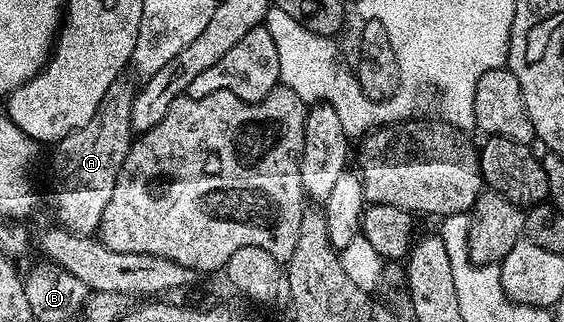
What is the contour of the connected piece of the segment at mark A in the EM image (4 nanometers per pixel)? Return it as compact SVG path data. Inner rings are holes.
M125 82L111 86L108 94L104 94L92 122L57 141L53 149L54 176L58 179L58 189L54 192L54 212L58 215L57 223L69 232L93 237L102 227L104 206L108 206L112 199L116 178L124 158L130 152L130 112L133 110L135 93L135 89L130 89Z

